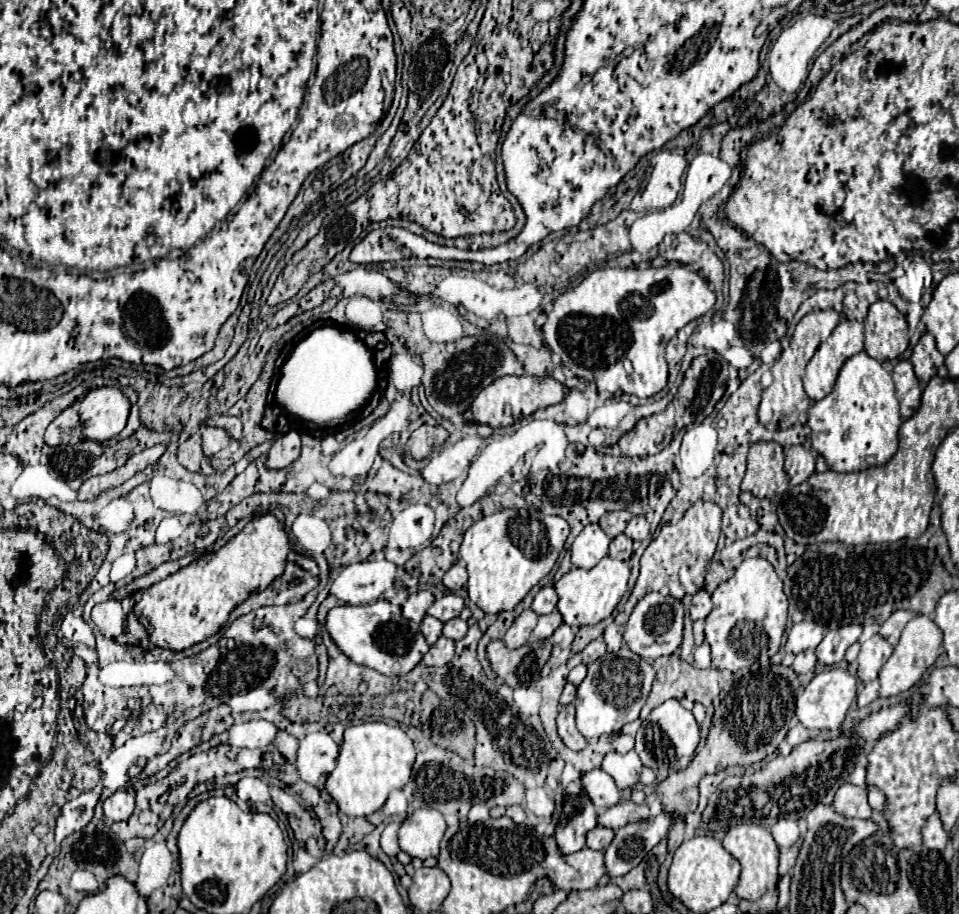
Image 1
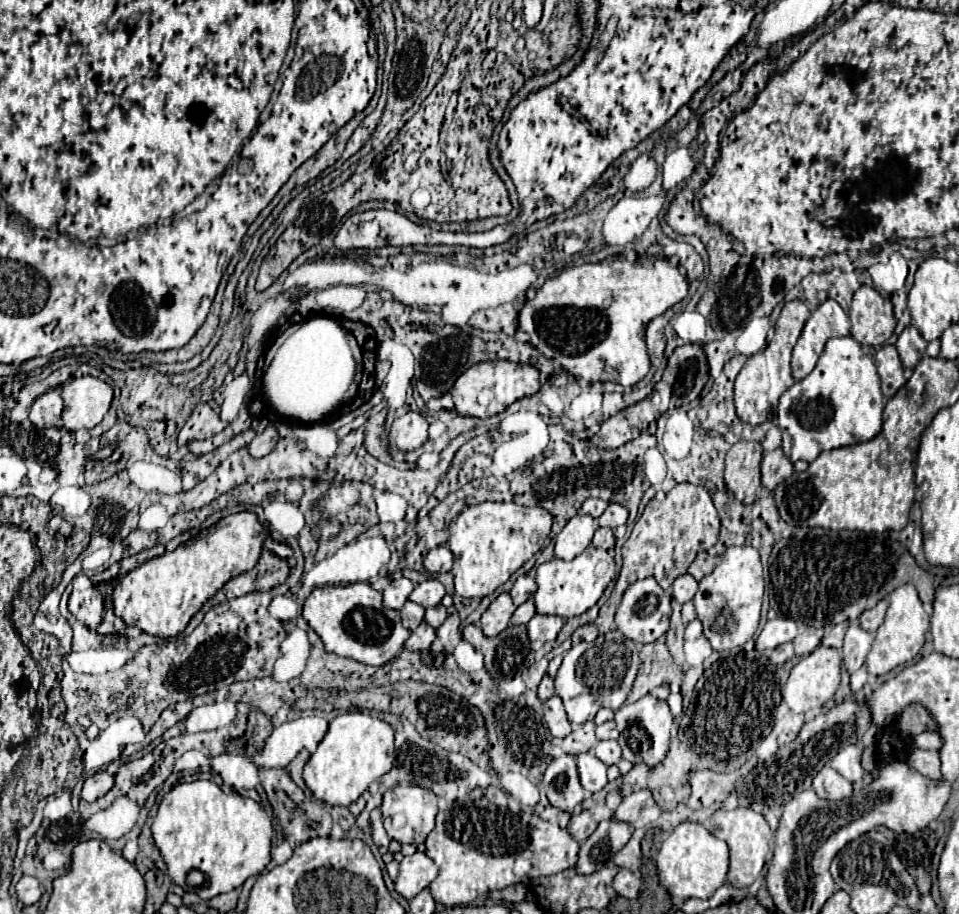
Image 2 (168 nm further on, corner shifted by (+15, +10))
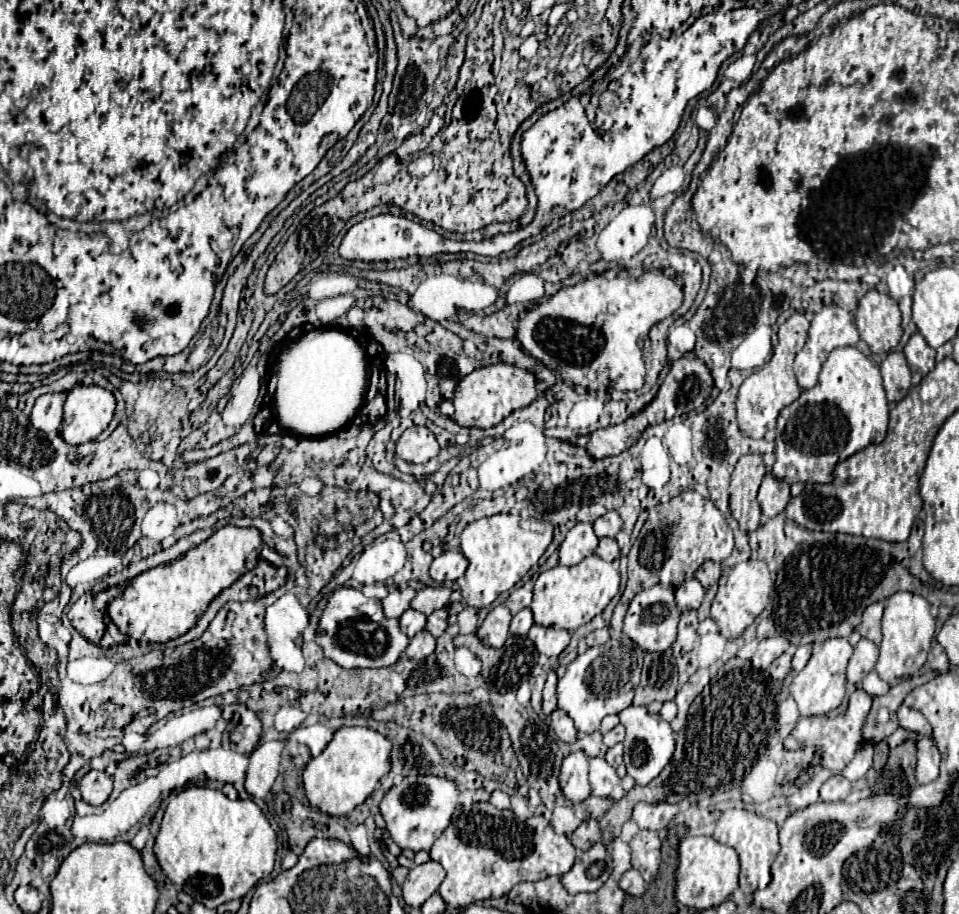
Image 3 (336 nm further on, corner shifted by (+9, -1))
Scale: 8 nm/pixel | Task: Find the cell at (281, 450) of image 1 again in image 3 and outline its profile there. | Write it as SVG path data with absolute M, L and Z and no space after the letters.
M267 444L267 446L263 446L263 450L261 450L259 456L255 458L255 462L257 462L259 466L267 466L267 464L271 464L271 462L277 458L279 450L281 450L279 444Z

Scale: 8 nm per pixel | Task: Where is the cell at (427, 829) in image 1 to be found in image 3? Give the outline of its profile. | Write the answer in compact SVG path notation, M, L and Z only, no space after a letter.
M405 776L395 784L381 800L381 816L387 822L387 830L399 848L411 848L413 852L431 850L433 842L443 834L457 808L457 784L441 776Z

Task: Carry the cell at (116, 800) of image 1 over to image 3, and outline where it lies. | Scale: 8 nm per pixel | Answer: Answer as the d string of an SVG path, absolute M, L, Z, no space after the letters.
M89 770L85 776L79 778L79 784L77 784L79 792L81 792L81 798L87 802L87 804L93 804L93 806L99 806L103 804L111 790L113 790L113 780L109 774L105 772L99 772L99 770Z

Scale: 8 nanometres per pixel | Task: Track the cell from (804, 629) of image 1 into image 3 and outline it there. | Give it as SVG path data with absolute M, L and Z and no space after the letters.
M773 636L759 642L757 652L752 658L752 667L756 670L766 670L771 666L771 662L779 658L787 648L789 648L789 640L783 640L783 636Z

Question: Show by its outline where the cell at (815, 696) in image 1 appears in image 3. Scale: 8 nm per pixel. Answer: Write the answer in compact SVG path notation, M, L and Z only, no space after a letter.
M829 638L823 644L819 644L807 662L807 666L795 674L789 690L795 698L801 716L815 716L815 714L827 714L829 710L835 710L843 698L845 698L845 668L853 654L853 646L847 642L847 638Z

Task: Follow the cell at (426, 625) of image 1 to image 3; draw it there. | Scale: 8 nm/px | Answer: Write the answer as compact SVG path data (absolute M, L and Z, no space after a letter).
M413 608L405 610L403 616L399 618L399 626L401 626L401 632L405 632L409 638L415 636L417 632L421 632L425 628L425 620L427 616L423 612L417 612Z

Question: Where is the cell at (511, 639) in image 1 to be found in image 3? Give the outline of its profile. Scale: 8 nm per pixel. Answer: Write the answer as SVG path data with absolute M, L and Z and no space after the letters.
M499 604L499 606L495 606L487 614L487 618L483 620L483 624L479 626L477 638L481 638L481 642L485 646L501 648L503 642L505 642L505 638L507 638L509 624L511 624L511 612L507 610L505 604Z

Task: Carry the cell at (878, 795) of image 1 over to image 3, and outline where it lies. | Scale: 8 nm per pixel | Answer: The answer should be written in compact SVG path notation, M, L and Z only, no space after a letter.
M857 688L847 702L847 710L835 718L829 716L809 716L809 718L801 718L797 722L797 726L787 734L787 738L783 740L785 750L799 750L803 746L813 748L817 754L821 754L821 764L829 770L833 770L833 774L839 774L845 764L855 756L857 748L863 744L863 734L861 728L865 726L867 714L871 710L873 704L873 696L867 694L863 688Z

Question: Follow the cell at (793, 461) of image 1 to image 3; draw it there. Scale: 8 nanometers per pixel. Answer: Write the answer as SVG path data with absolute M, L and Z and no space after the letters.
M767 474L761 482L757 500L761 506L761 514L767 518L773 518L777 514L781 514L785 510L785 506L789 504L789 486L787 484L779 484L779 480L775 480L771 474Z

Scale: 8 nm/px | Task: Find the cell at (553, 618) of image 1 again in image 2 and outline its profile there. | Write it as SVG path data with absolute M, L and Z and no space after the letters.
M529 599L529 601L525 601L523 605L517 607L517 611L515 611L513 617L511 617L511 623L513 623L513 625L527 625L535 613L537 613L537 611L535 611L535 603Z

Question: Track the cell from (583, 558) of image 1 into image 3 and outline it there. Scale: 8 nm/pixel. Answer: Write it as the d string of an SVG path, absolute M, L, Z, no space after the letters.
M575 524L563 544L559 546L559 564L563 566L577 566L583 558L591 556L599 544L591 524Z

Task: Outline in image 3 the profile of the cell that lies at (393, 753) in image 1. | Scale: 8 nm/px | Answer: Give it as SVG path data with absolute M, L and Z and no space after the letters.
M341 726L335 732L333 740L327 744L327 748L317 758L311 758L303 770L303 788L305 788L305 796L307 796L309 804L331 816L351 814L359 804L363 804L371 796L371 792L375 790L381 776L385 776L389 772L389 768L391 768L389 754L391 754L391 742L385 736L381 736L379 732L375 732L371 728L361 728L361 726Z

